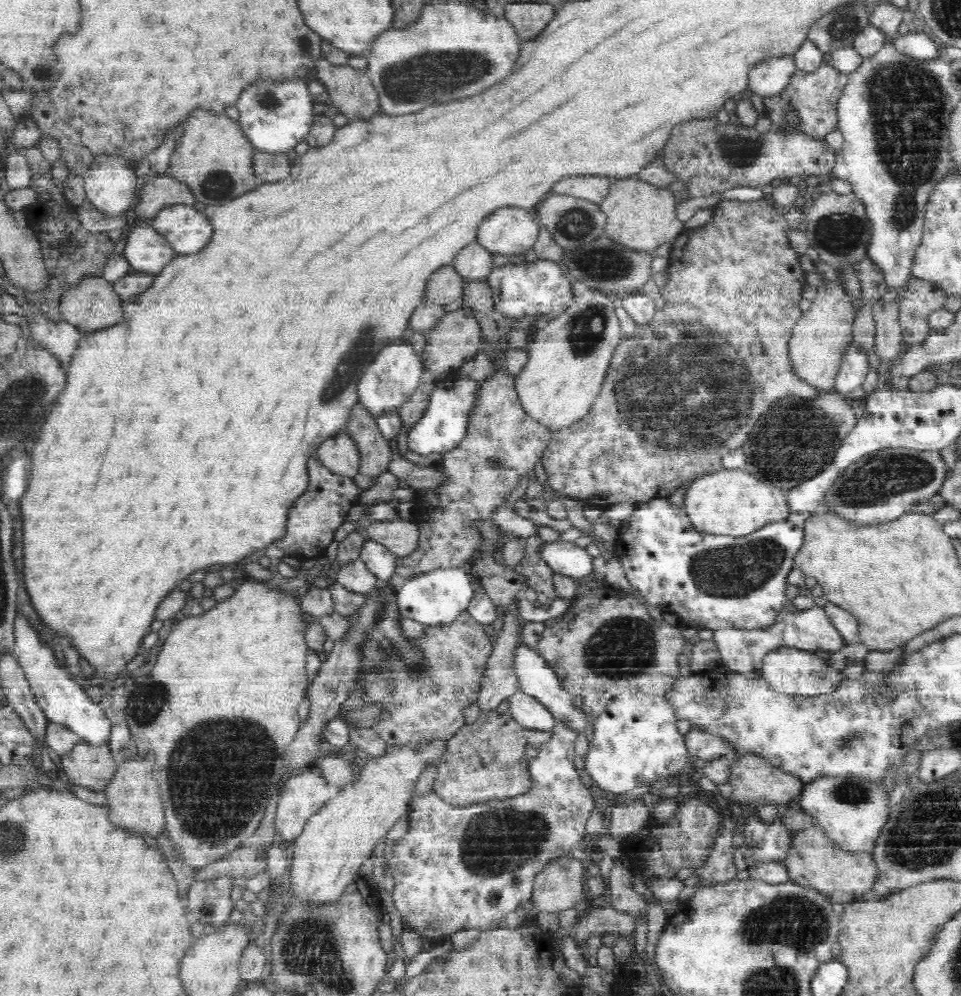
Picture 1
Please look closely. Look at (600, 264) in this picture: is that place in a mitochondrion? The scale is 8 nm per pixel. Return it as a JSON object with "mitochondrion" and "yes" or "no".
{"mitochondrion":"yes"}

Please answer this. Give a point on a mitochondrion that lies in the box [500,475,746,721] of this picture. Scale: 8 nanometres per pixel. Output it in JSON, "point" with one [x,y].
{"point":[625,645]}

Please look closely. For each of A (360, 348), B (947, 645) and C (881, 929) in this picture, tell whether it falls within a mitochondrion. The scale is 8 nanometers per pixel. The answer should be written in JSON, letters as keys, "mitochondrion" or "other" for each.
{"A":"mitochondrion","B":"other","C":"other"}

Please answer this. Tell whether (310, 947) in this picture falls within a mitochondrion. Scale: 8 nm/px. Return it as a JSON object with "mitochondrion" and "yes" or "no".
{"mitochondrion":"yes"}

